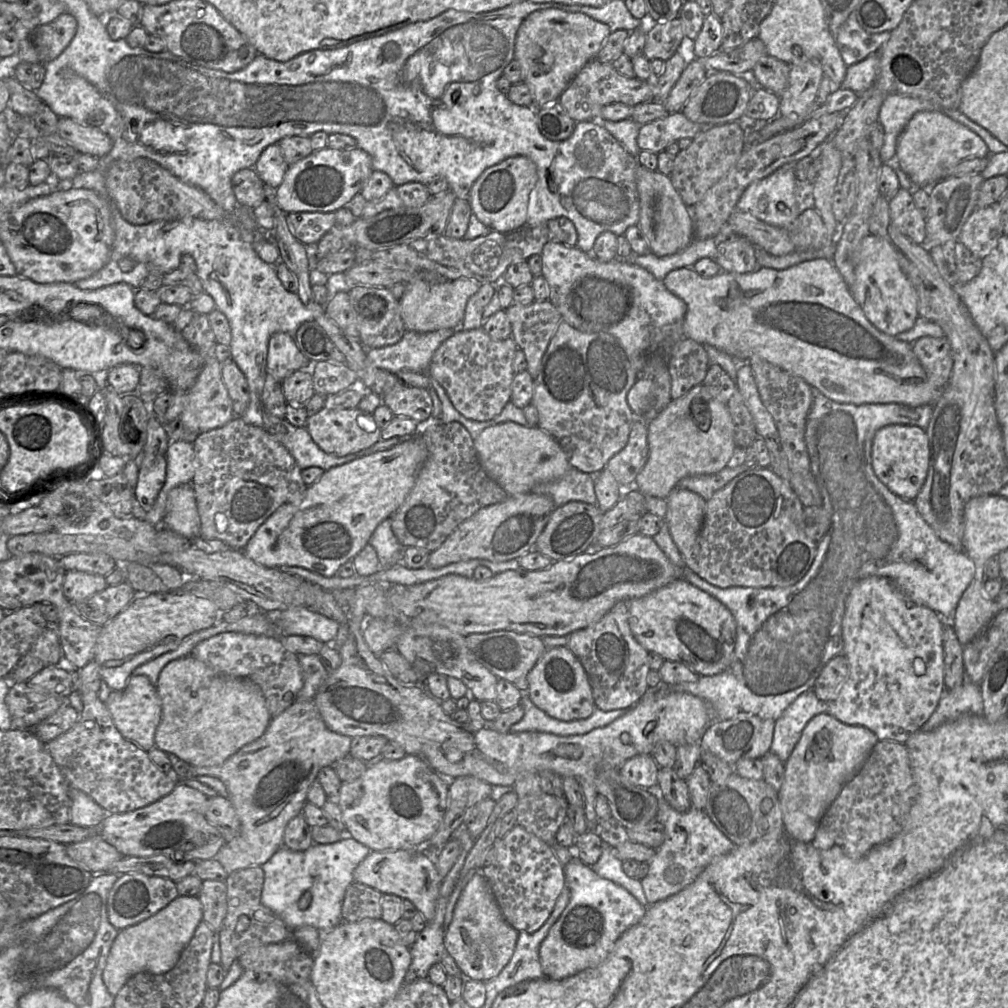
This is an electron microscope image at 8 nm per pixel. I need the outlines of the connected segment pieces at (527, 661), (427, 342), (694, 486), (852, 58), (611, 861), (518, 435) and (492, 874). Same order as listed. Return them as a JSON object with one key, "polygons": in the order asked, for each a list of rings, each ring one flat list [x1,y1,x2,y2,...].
{"polygons":[[[506,630,473,633,465,637,465,642,477,662,486,667,498,679,505,679,513,683,522,692,528,688,528,673,547,650,540,637]],[[405,331,396,344,367,349,367,357,376,367,394,374,402,370,426,373,437,348,455,331]],[[744,464,734,468,725,466,722,470,714,474,684,477,677,483,676,487,695,492,707,501,717,490,723,488,734,477,749,469]],[[854,11,834,35,841,57,852,66,878,51,889,39,891,31,868,33,858,23]],[[603,842,599,860,590,866,600,877,611,880,629,891,644,906,648,906,642,884,639,880,628,877,622,868,622,861,614,854,614,848]],[[503,422,484,429,474,440,482,469,509,496,528,493,542,483,562,477,571,465,558,442,539,427]],[[519,824,503,838,497,838,492,846,495,860,481,873,489,882,508,924,518,932,533,933,546,922,565,886,564,866,549,844]]]}

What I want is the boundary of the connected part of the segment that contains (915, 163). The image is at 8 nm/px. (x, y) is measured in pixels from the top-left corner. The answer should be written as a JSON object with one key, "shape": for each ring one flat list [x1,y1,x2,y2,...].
{"shape":[[938,111,915,113,899,136,894,164,918,188,930,188,948,176,948,170,969,158,985,158,991,153,974,132]]}

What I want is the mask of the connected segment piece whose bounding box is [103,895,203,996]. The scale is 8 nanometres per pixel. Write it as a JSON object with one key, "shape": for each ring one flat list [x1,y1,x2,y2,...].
{"shape":[[179,895,153,916,119,930,103,971,103,981,109,992,116,996,123,985,139,972,164,974,170,971,202,920,203,908,198,896]]}

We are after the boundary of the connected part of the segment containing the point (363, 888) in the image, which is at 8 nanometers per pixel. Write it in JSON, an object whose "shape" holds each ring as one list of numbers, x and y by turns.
{"shape":[[352,882,345,892,341,910,342,921,357,922,365,918,380,919,382,895,372,887]]}

